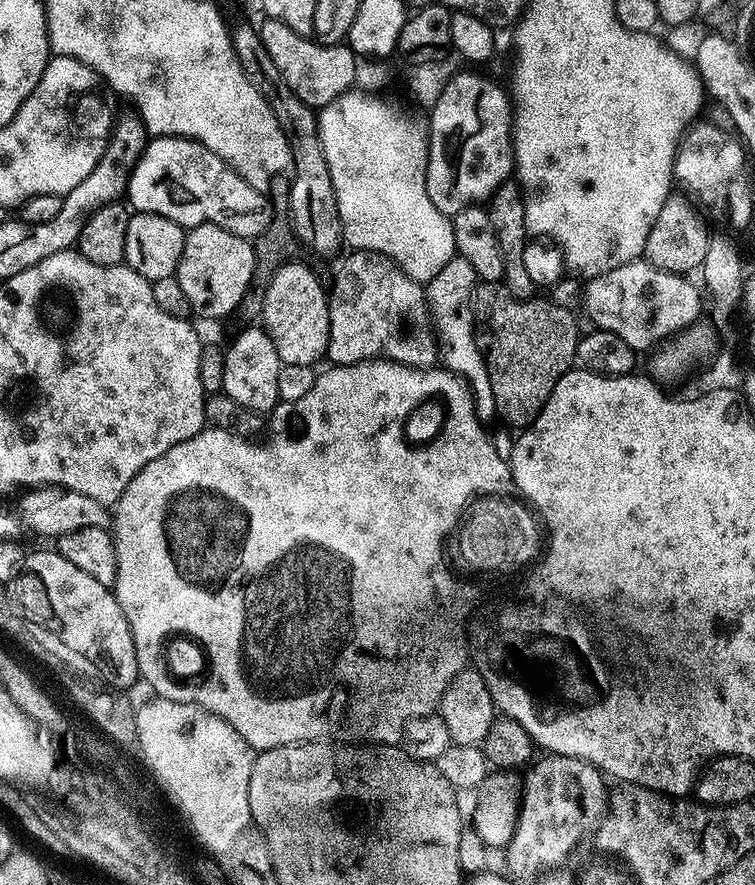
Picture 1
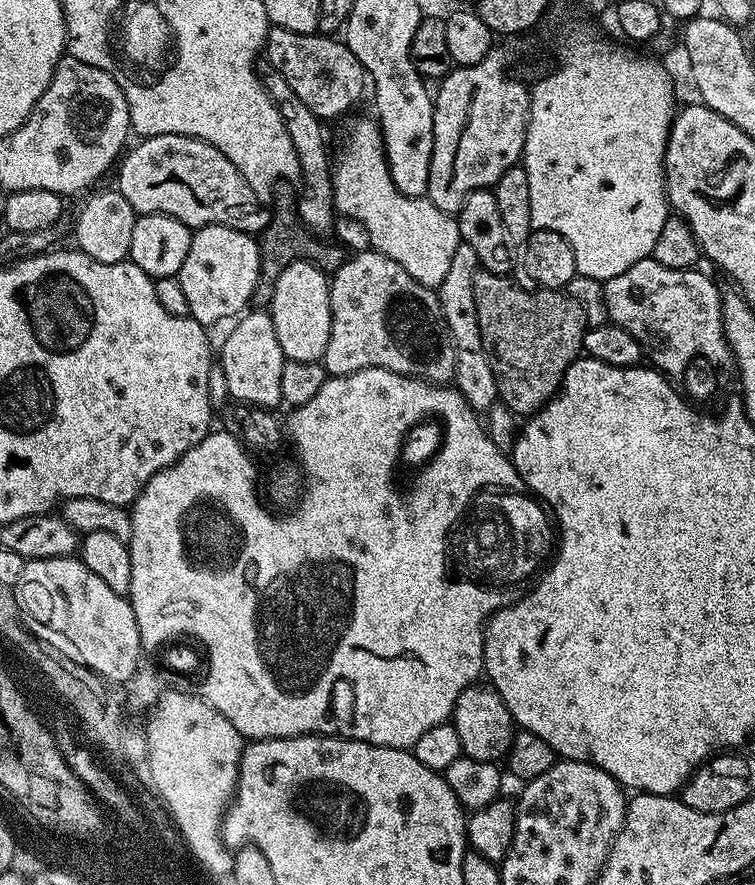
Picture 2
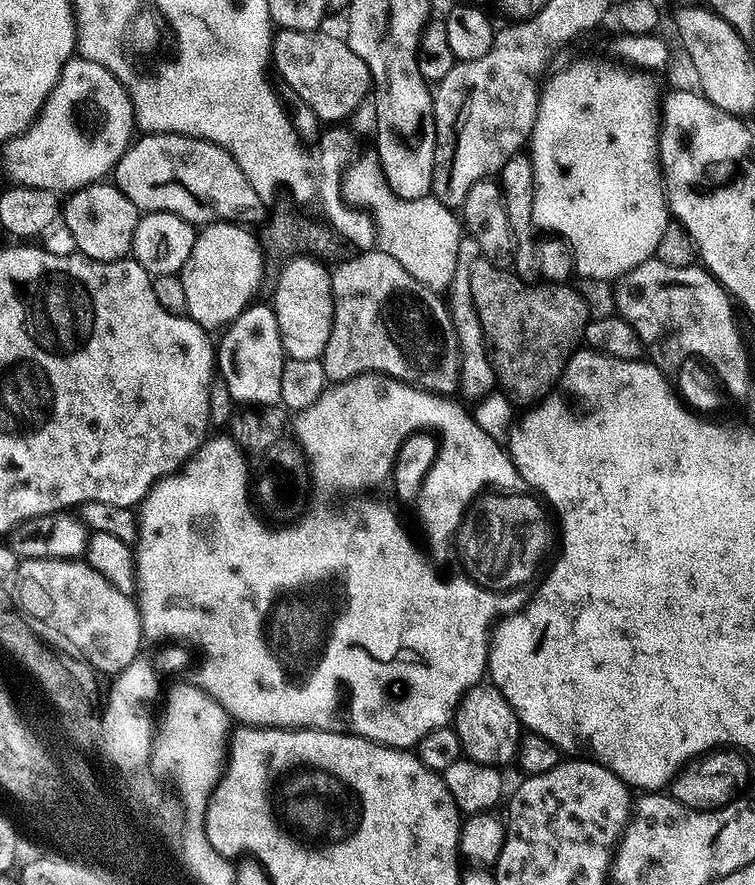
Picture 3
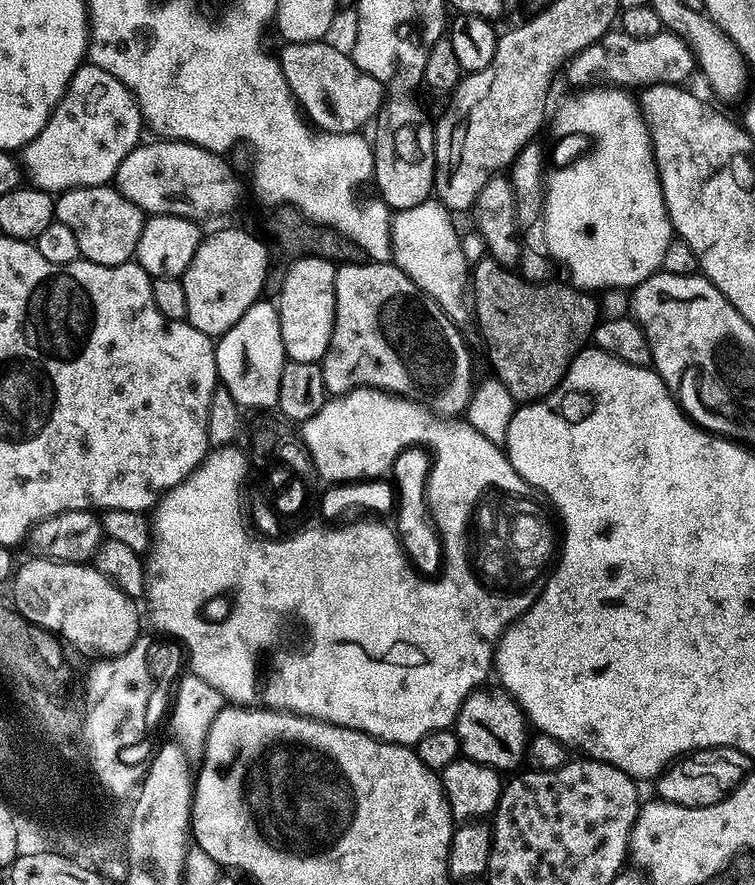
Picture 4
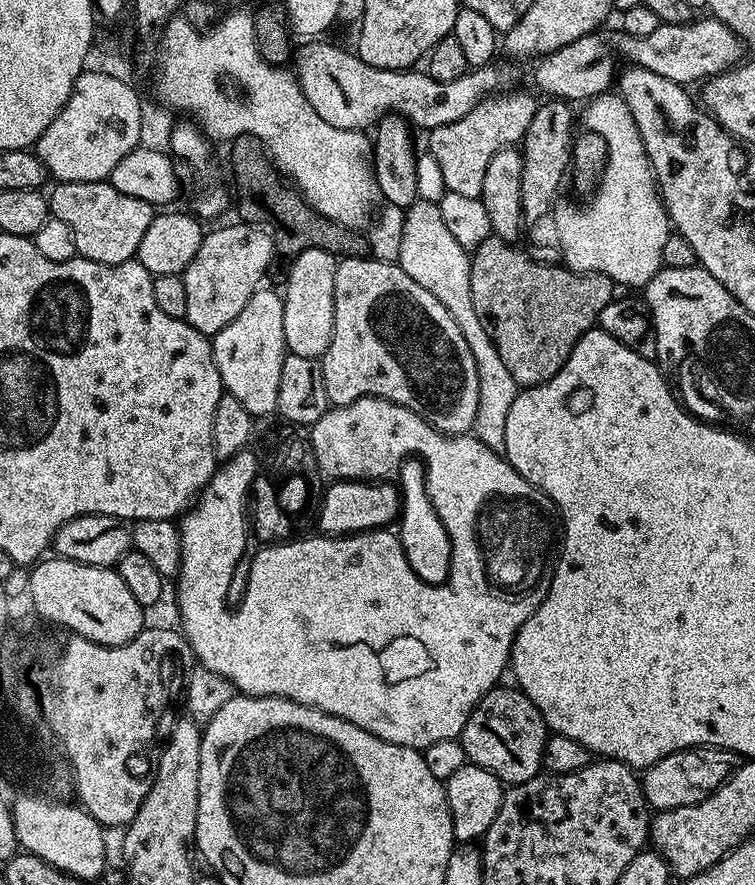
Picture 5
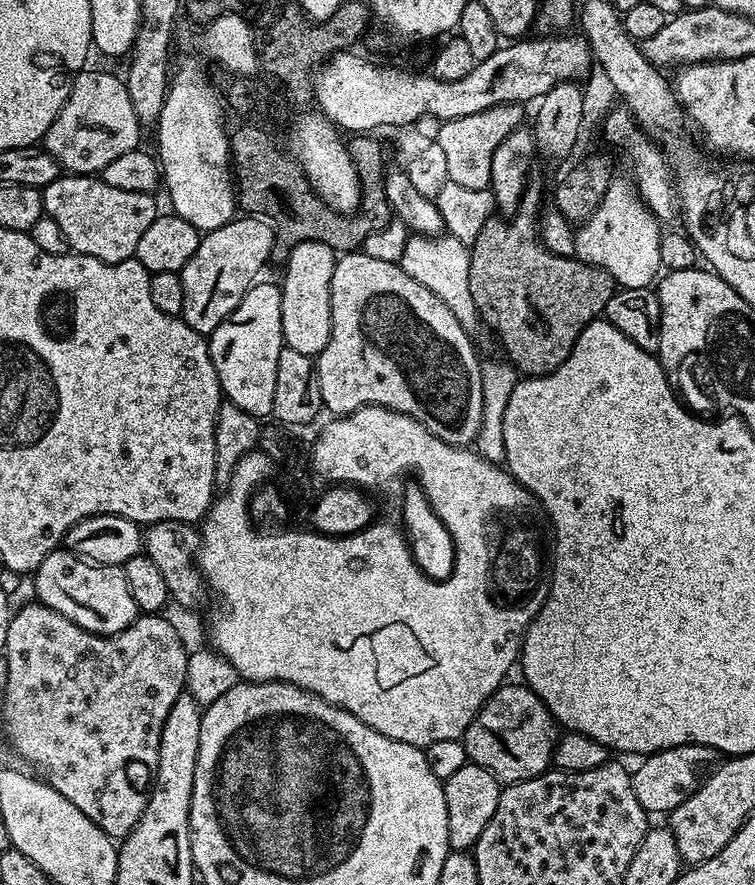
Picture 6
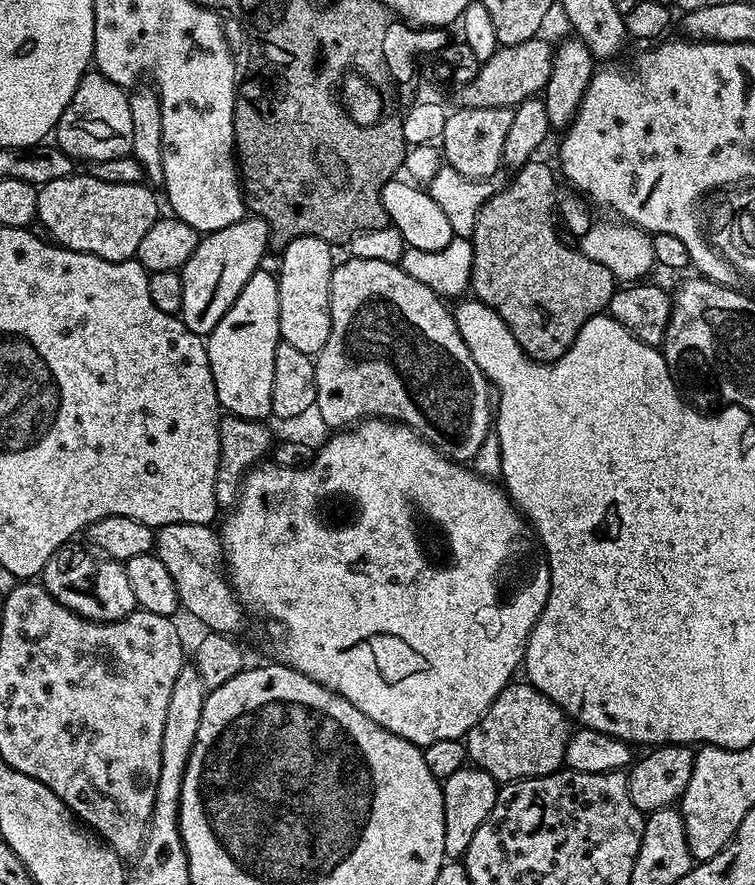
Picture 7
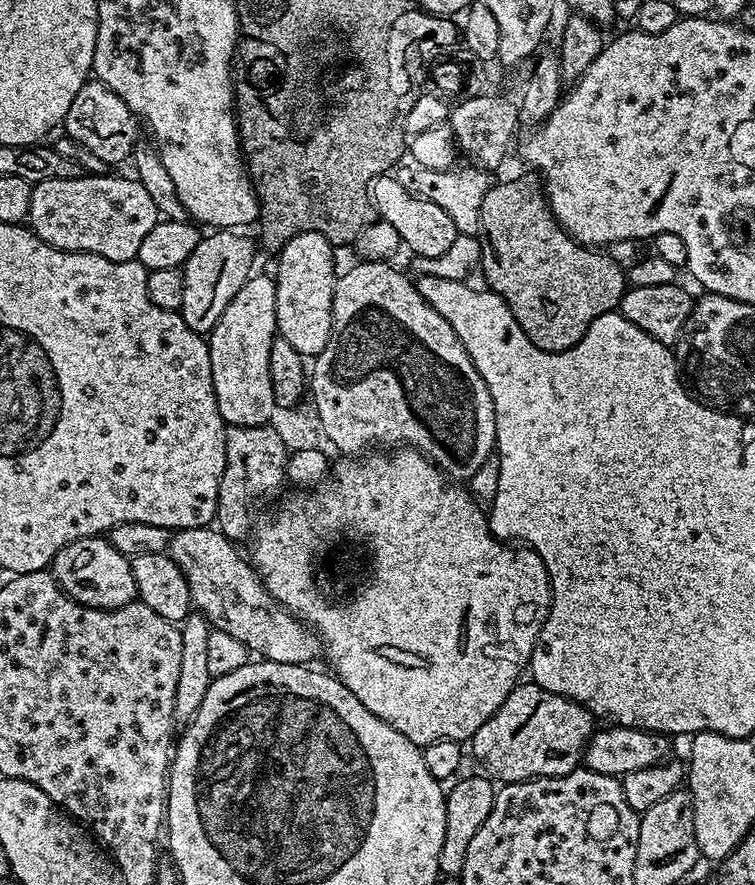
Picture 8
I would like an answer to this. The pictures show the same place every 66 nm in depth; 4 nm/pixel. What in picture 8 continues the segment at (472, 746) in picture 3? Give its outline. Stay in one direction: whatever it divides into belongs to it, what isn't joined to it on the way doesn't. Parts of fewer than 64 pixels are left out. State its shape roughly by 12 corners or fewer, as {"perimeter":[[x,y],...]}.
{"perimeter":[[521,682],[472,735],[504,784],[581,767],[593,717]]}

